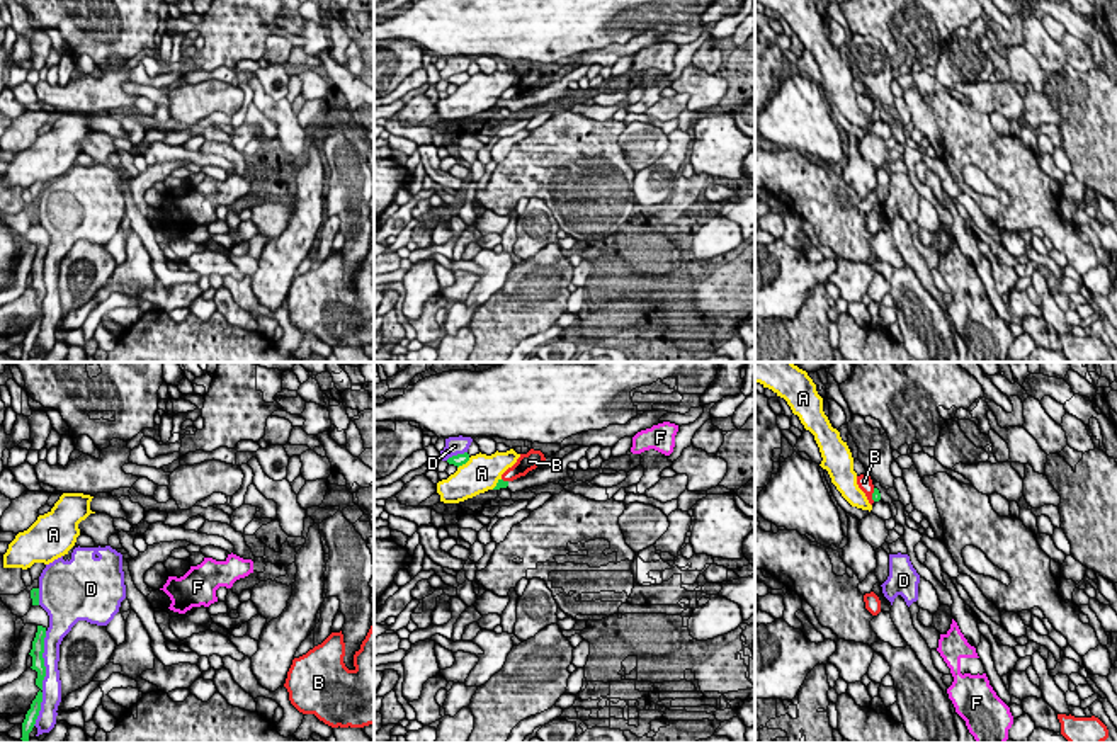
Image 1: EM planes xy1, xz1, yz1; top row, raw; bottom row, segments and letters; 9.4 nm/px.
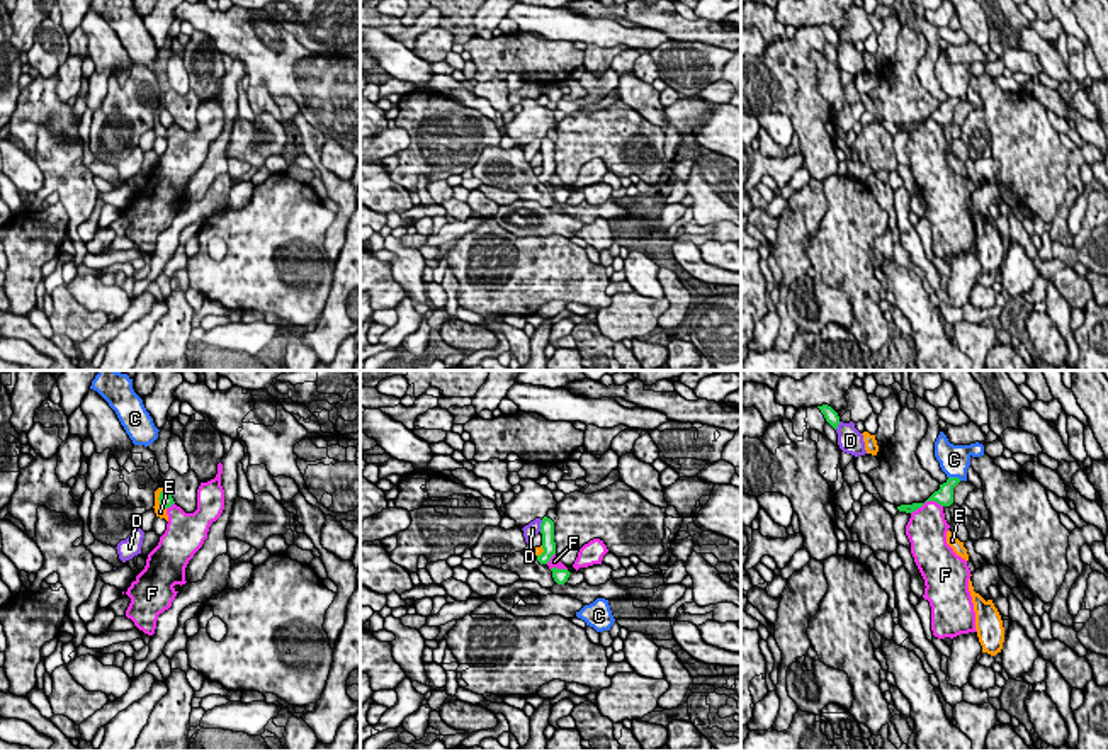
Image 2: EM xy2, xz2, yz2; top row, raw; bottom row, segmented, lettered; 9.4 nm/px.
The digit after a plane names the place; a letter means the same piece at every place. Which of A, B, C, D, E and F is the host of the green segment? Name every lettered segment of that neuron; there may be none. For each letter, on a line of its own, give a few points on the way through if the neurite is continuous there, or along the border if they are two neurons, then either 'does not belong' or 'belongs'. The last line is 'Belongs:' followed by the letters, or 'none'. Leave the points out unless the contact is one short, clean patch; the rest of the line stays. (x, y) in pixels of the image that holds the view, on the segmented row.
A: does not belong
B: does not belong
C: along yz2 (949, 476), (961, 479) | does not belong
D: does not belong
E: along xy2 (162, 490), (158, 498), (165, 508) | does not belong
F: along yz2 (942, 505), (925, 502), (911, 513) | does not belong
Belongs: none

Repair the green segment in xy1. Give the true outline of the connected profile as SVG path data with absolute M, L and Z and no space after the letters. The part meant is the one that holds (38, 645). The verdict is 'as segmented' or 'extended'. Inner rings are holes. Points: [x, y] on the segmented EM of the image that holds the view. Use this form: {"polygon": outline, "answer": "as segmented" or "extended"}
{"polygon": "M37 626L37 632L36 638L32 641L32 649L31 649L31 656L32 656L32 670L37 672L37 678L36 678L36 685L43 690L43 680L46 677L46 666L44 666L44 638L46 638L46 627Z", "answer": "as segmented"}

